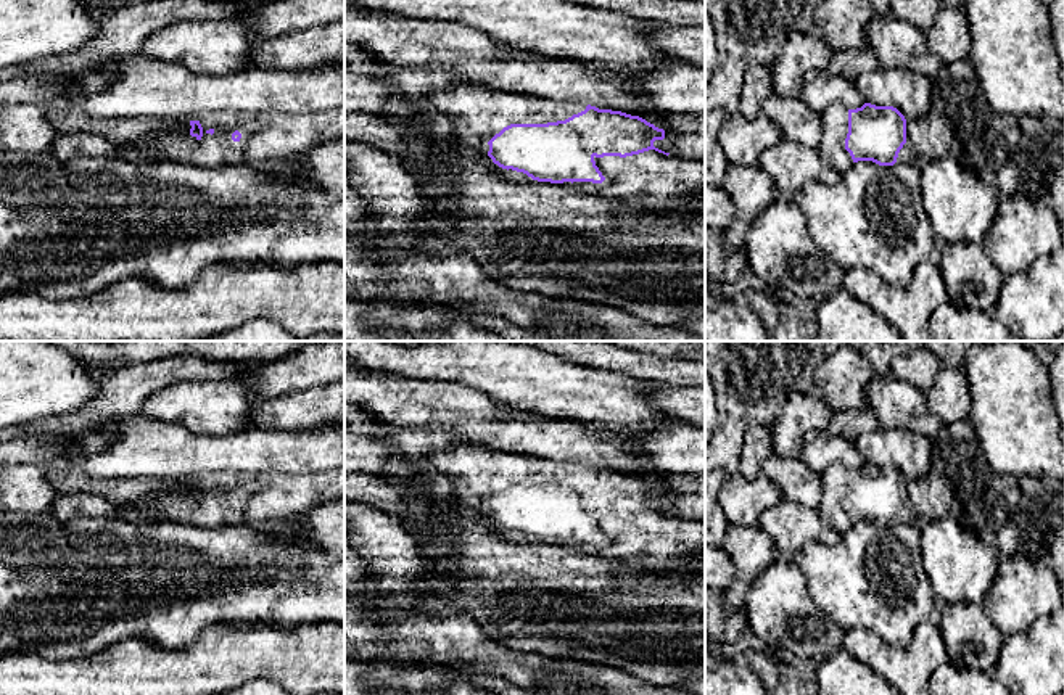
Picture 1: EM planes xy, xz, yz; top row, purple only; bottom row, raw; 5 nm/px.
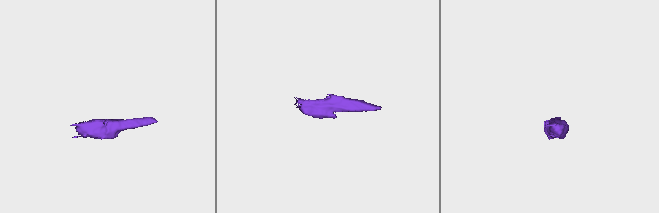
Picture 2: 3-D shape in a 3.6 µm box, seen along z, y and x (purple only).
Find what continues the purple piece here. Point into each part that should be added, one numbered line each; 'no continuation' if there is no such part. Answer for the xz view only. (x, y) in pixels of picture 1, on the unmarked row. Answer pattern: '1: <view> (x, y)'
1: xz (477, 473)
2: xz (651, 541)

